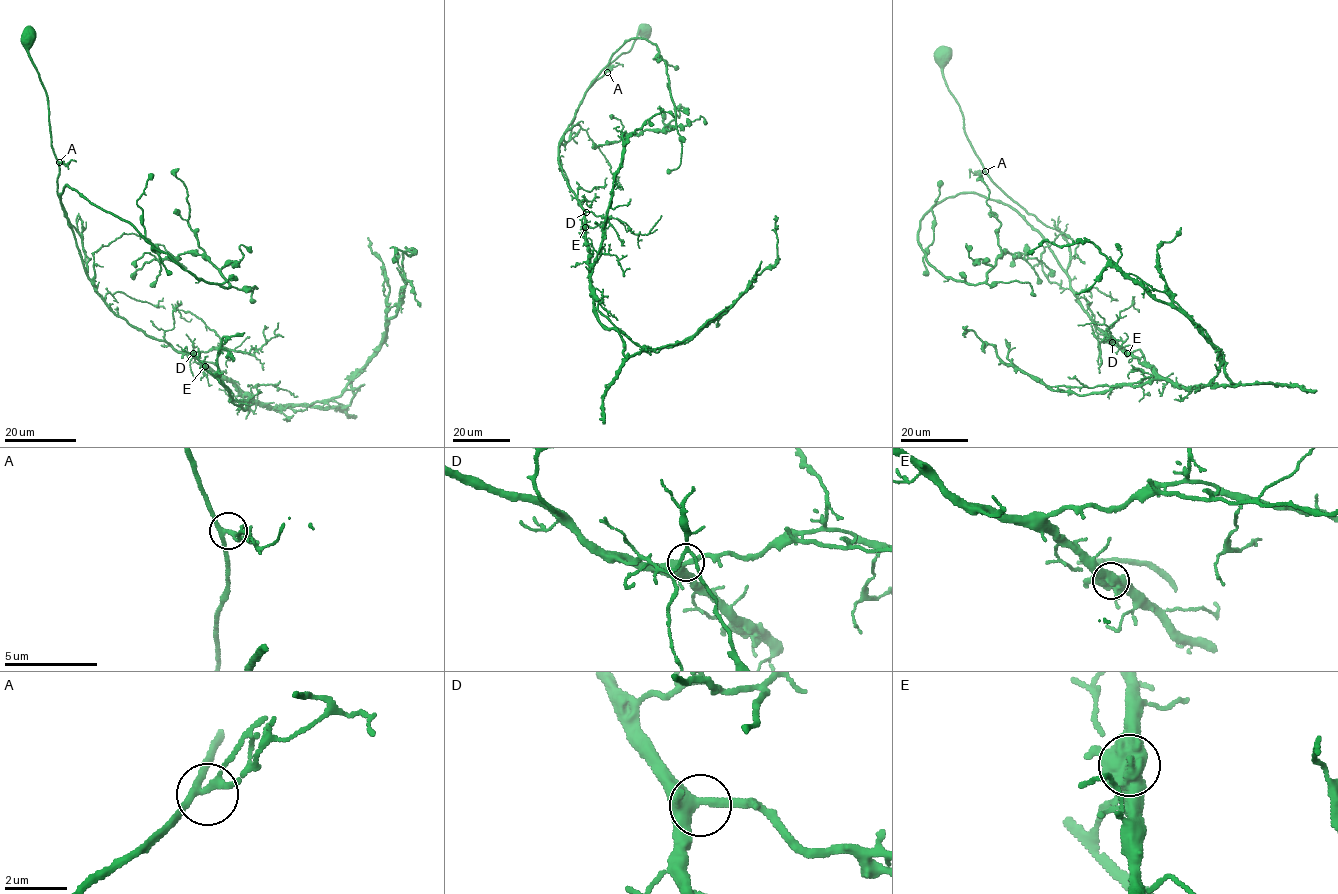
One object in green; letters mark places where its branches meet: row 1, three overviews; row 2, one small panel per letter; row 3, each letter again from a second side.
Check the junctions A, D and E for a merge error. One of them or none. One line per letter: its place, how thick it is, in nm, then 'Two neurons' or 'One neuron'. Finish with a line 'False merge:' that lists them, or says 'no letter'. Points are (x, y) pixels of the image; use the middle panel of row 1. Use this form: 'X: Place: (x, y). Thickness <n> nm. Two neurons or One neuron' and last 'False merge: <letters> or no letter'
A: Place: (607, 72). Thickness 240 nm. One neuron
D: Place: (586, 212). Thickness 400 nm. One neuron
E: Place: (585, 227). Thickness 650 nm. Two neurons
False merge: E

